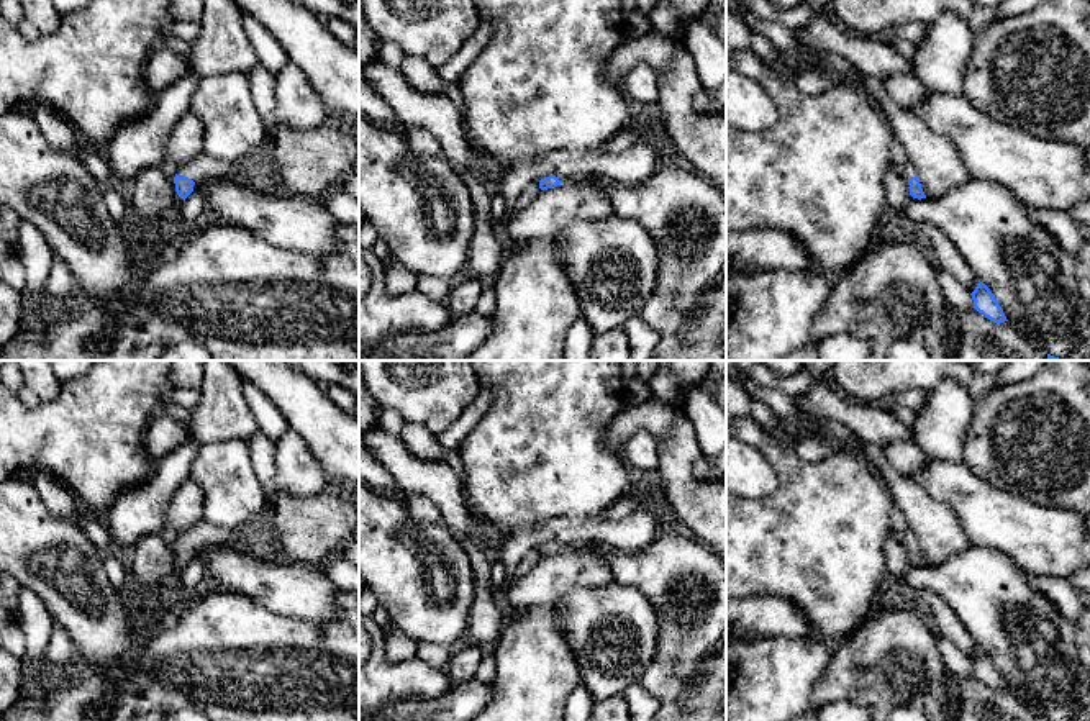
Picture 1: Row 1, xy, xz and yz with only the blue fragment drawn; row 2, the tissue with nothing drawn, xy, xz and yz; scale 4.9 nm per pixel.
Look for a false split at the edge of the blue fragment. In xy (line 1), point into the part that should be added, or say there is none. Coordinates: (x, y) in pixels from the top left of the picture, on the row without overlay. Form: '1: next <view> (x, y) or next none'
1: next xy (204, 535)

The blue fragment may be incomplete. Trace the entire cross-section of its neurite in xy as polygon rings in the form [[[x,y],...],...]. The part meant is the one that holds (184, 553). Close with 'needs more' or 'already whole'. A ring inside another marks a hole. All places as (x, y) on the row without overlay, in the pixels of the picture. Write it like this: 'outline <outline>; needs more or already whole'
outline [[[200,521],[195,528],[177,536],[174,551],[177,562],[185,567],[193,552],[208,546],[236,546],[243,537],[243,529],[226,529],[207,521]]]; needs more

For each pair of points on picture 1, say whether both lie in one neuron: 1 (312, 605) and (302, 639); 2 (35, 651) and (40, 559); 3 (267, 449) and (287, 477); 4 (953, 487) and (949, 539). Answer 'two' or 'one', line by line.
1: two
2: two
3: two
4: two

